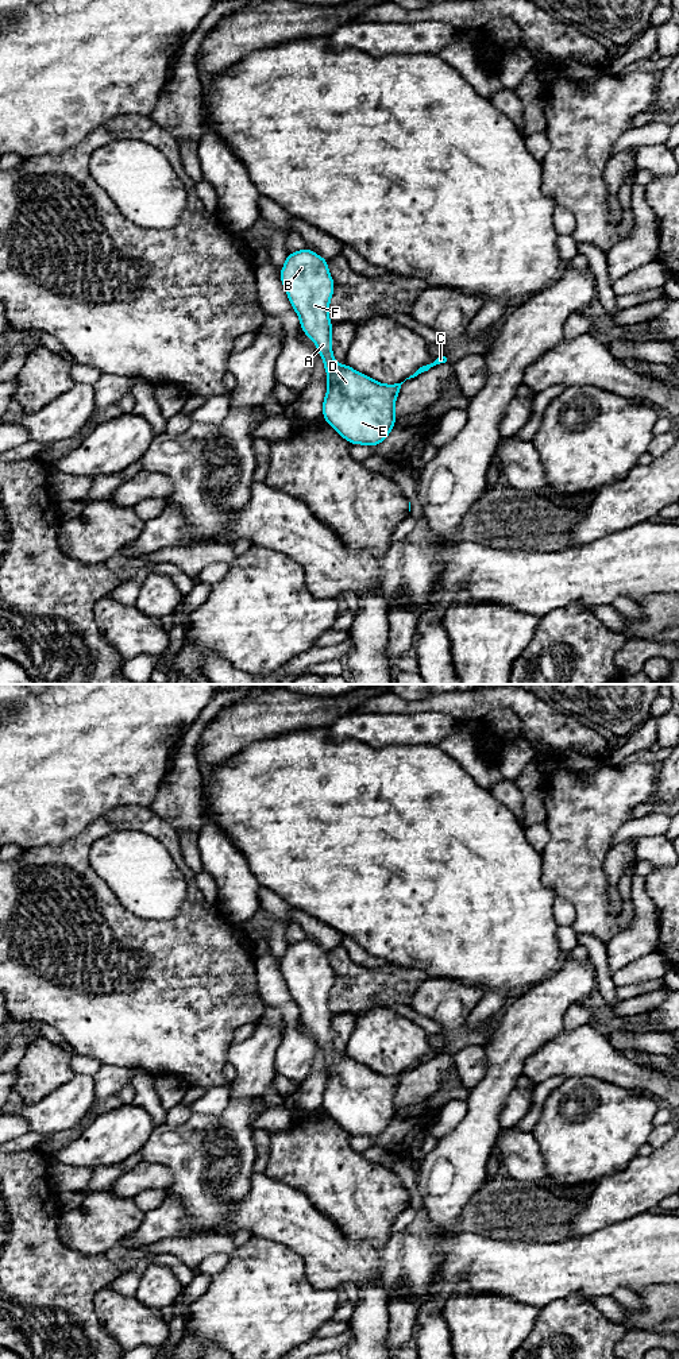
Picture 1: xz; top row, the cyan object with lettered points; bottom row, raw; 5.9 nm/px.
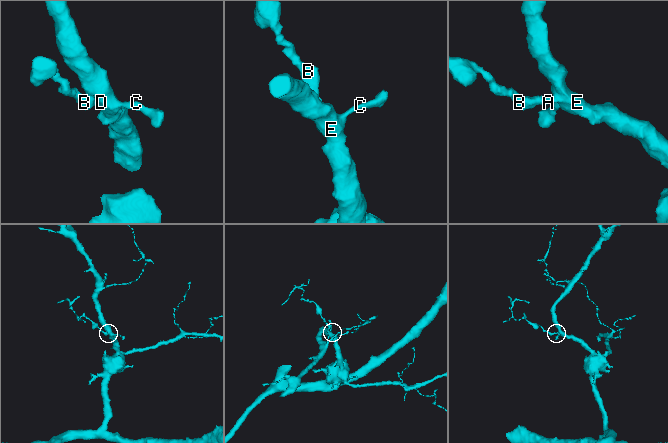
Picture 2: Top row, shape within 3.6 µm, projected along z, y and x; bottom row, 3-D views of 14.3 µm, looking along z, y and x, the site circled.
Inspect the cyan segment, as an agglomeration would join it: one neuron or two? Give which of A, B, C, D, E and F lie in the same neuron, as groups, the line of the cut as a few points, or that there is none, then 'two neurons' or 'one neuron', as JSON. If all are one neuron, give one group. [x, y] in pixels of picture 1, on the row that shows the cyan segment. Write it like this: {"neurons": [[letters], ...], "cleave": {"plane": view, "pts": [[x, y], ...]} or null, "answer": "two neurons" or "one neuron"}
{"neurons": [["A", "B", "C", "D", "E", "F"]], "cleave": null, "answer": "one neuron"}

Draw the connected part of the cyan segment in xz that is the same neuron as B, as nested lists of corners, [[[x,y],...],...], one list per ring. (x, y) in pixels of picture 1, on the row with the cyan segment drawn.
[[[309,248],[288,254],[279,277],[301,328],[316,344],[327,370],[323,417],[351,445],[381,444],[397,420],[394,406],[404,382],[383,385],[336,363],[328,316],[335,285],[324,258]]]

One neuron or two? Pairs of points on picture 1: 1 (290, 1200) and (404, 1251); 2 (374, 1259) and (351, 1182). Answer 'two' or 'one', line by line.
1: one
2: two

